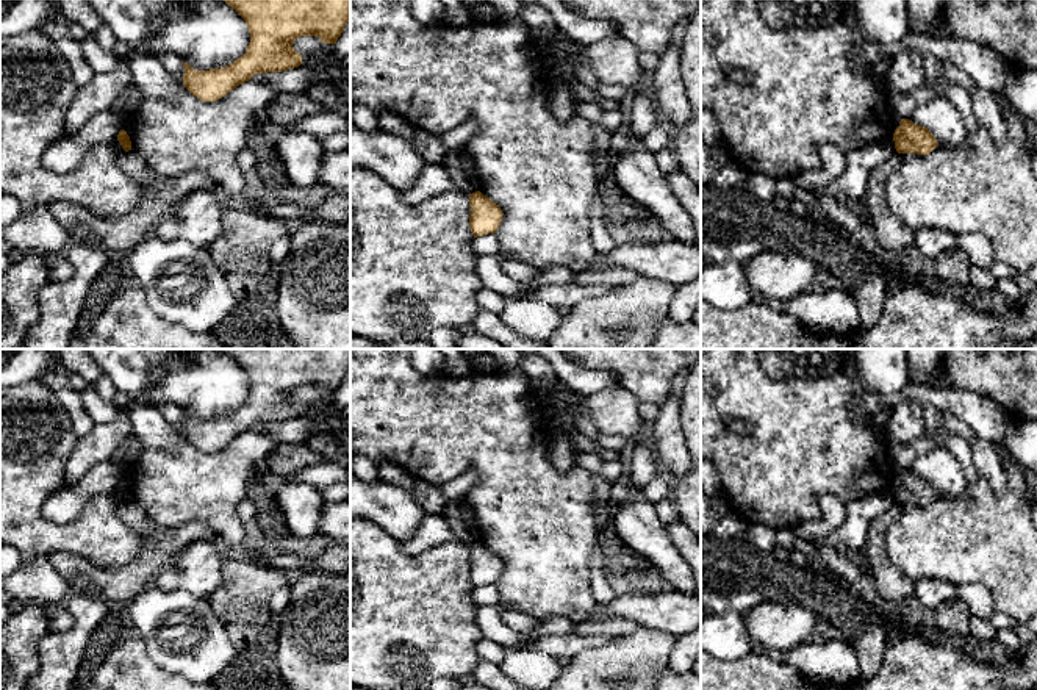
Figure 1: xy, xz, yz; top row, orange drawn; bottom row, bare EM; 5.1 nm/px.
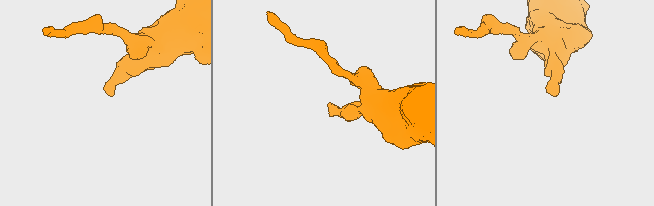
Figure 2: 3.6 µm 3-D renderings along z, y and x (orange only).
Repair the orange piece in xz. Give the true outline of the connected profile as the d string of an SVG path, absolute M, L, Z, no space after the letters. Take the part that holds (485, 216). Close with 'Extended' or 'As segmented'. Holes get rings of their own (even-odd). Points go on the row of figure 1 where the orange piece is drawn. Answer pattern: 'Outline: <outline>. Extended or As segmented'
Outline: M475 191L468 197L471 207L469 228L474 238L483 236L486 233L496 233L504 216L501 207L480 191Z. As segmented

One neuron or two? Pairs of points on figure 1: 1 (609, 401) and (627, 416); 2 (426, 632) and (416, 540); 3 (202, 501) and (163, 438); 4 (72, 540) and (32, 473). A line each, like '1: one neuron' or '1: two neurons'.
1: one neuron
2: two neurons
3: one neuron
4: one neuron

